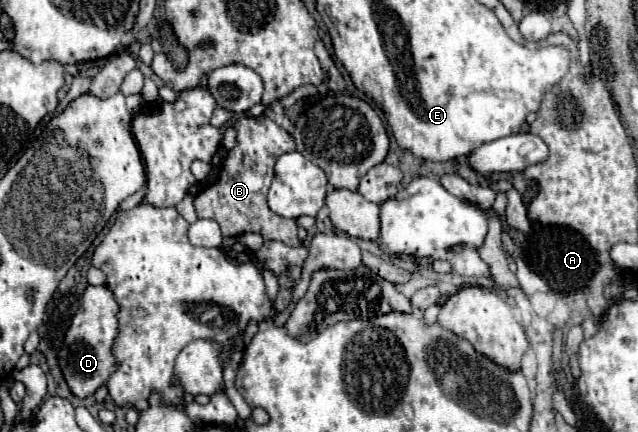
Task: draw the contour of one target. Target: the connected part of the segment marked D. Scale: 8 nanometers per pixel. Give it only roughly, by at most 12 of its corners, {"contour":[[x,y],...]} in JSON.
{"contour":[[88,286],[58,364],[72,394],[88,398],[116,368],[118,304]]}

